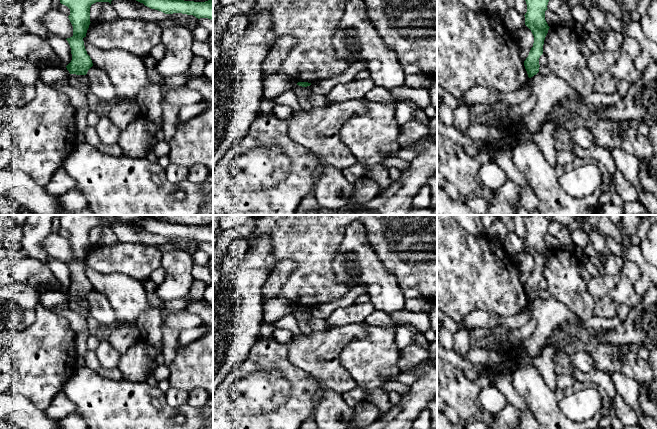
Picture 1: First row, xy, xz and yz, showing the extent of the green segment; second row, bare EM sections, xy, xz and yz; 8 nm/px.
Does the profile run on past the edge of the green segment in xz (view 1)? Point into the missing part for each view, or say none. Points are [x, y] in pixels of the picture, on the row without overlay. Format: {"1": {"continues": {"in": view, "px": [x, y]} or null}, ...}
{"1": {"continues": null}}

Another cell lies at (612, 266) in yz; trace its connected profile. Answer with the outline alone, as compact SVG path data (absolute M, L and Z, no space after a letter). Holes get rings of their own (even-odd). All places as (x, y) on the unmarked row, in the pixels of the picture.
M609 253L607 255L606 261L601 268L598 268L601 275L604 276L617 276L621 271L624 264L624 259L618 255Z

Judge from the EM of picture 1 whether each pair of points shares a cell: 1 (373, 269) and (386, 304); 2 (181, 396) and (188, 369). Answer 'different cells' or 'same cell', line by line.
1: same cell
2: different cells

